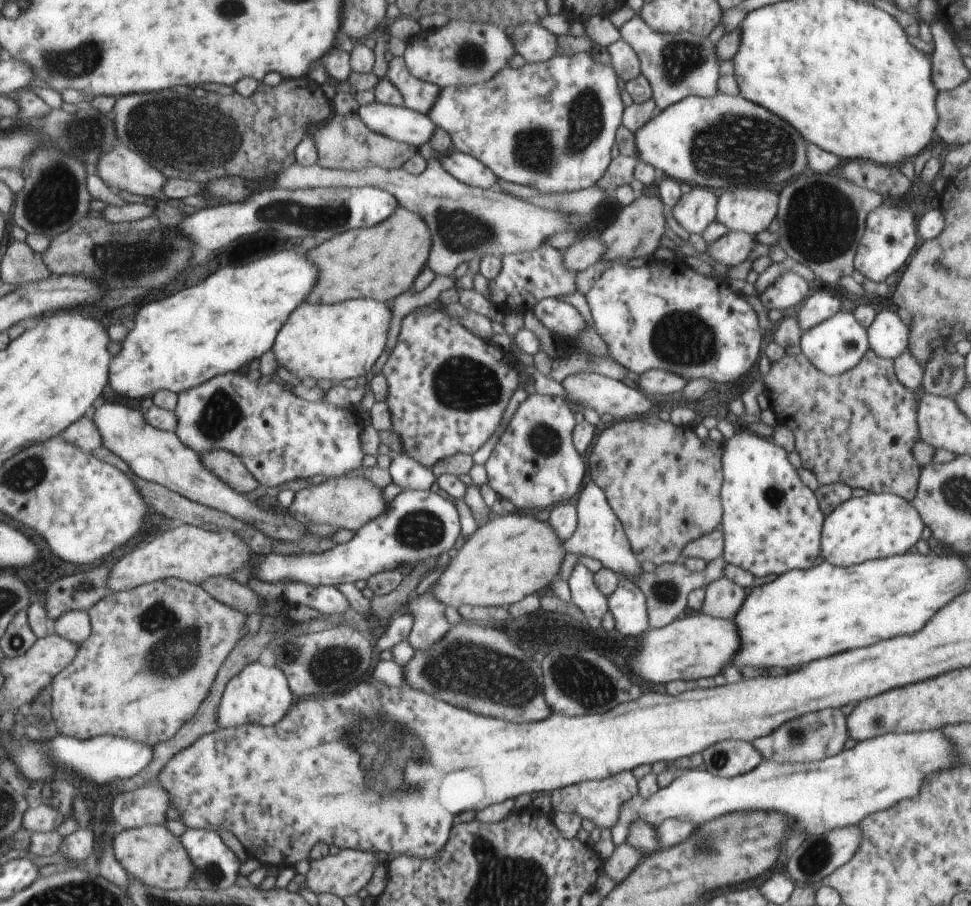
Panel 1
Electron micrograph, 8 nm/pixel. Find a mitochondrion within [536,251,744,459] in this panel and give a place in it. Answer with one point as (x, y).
(683, 337)

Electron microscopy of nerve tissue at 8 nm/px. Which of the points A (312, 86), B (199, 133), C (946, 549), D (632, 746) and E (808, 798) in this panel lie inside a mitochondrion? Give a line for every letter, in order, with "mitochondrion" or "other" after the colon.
A: other
B: mitochondrion
C: other
D: other
E: other

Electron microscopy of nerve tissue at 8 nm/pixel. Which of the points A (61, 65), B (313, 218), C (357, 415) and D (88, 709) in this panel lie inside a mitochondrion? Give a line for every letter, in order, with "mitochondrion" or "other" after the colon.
A: mitochondrion
B: mitochondrion
C: other
D: other

